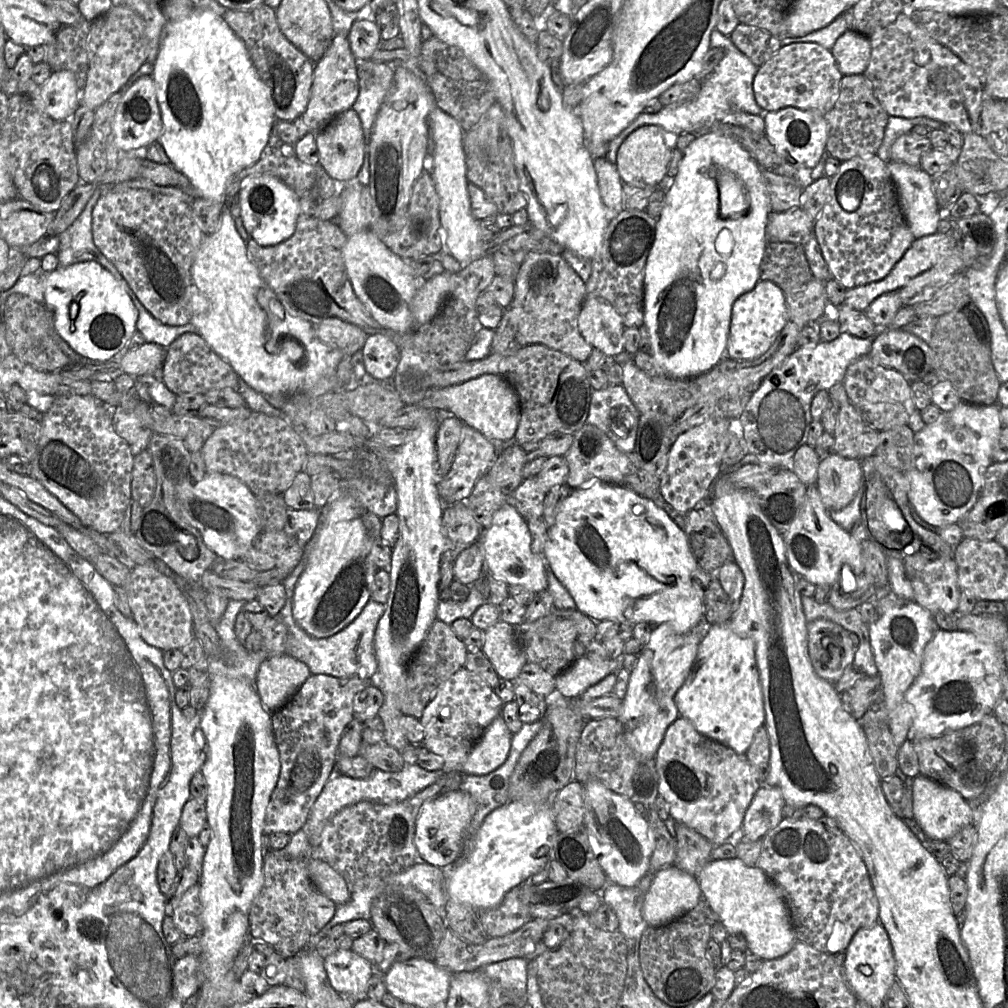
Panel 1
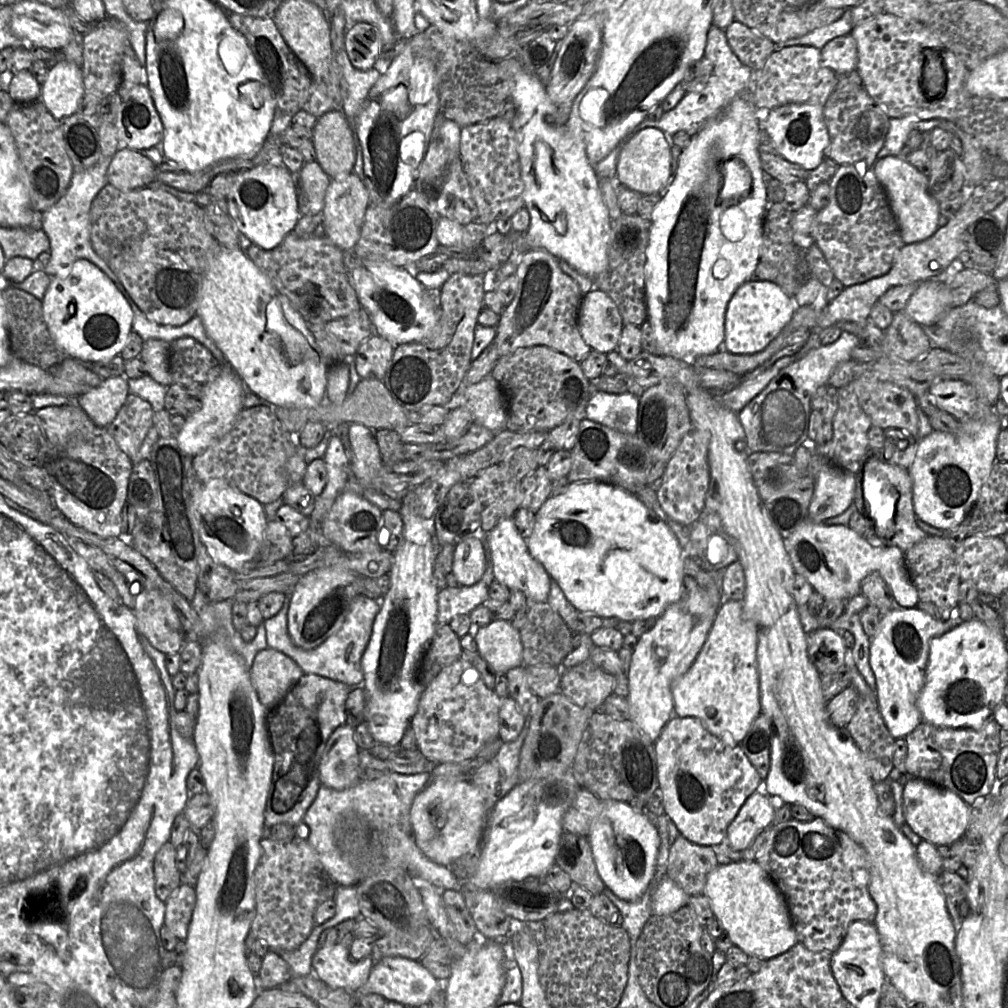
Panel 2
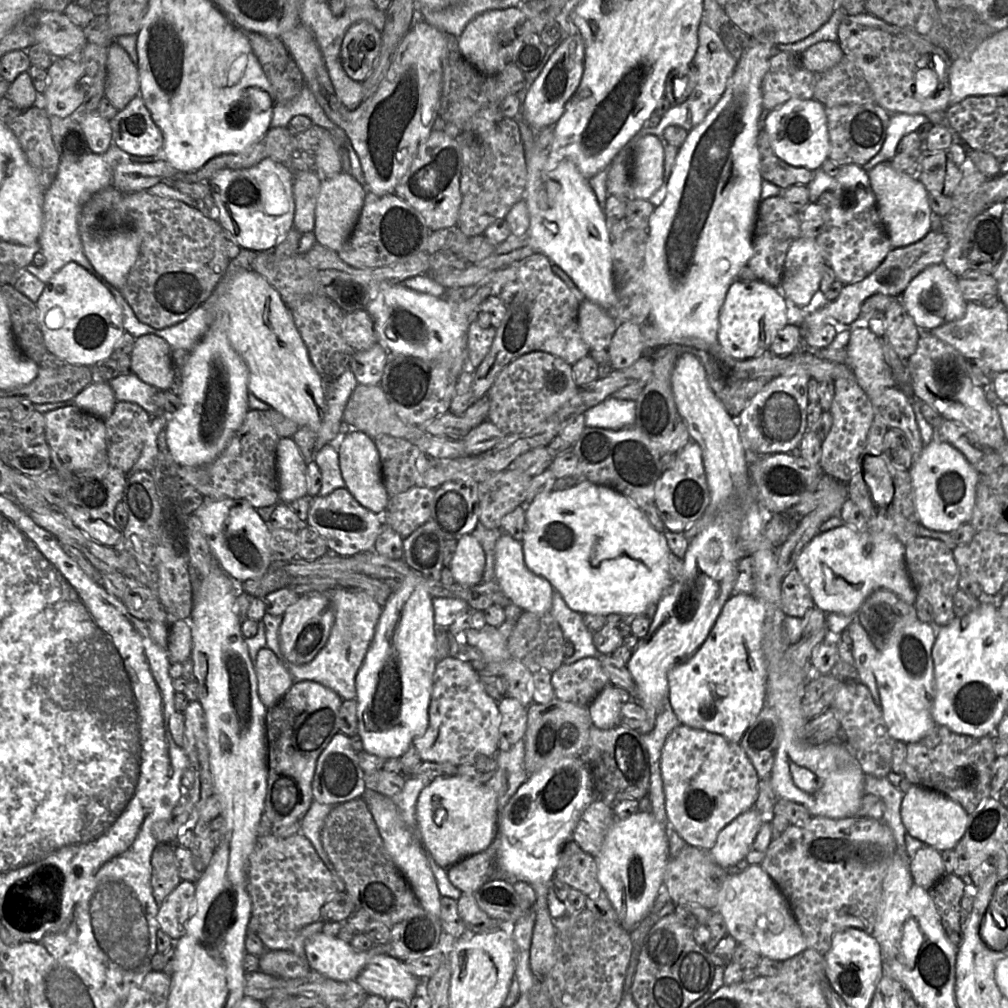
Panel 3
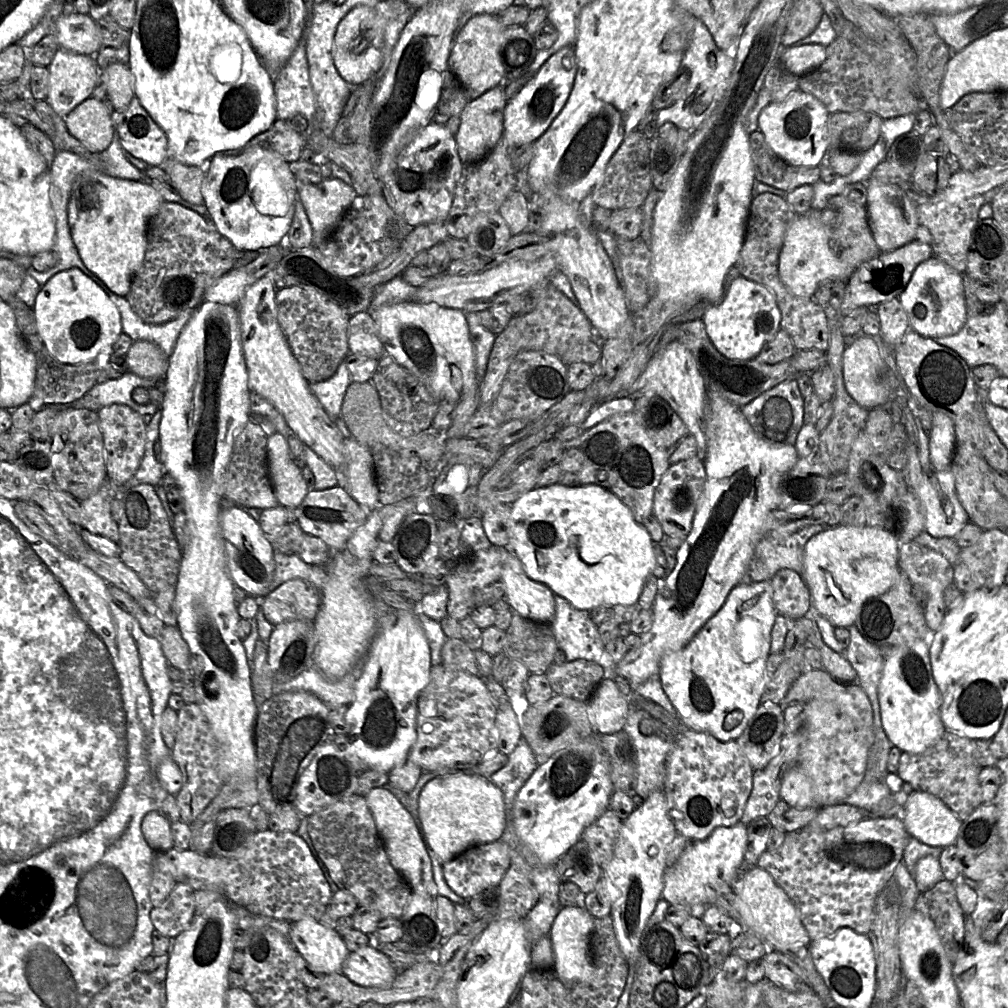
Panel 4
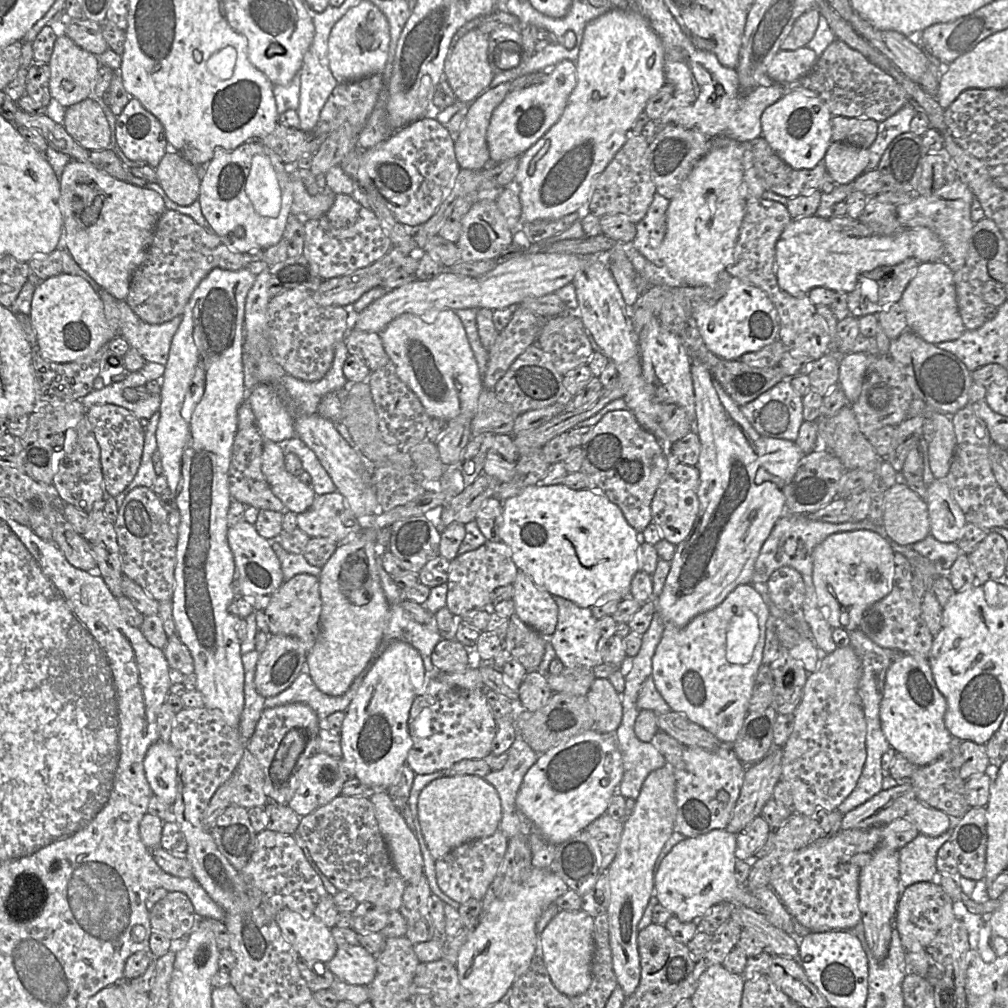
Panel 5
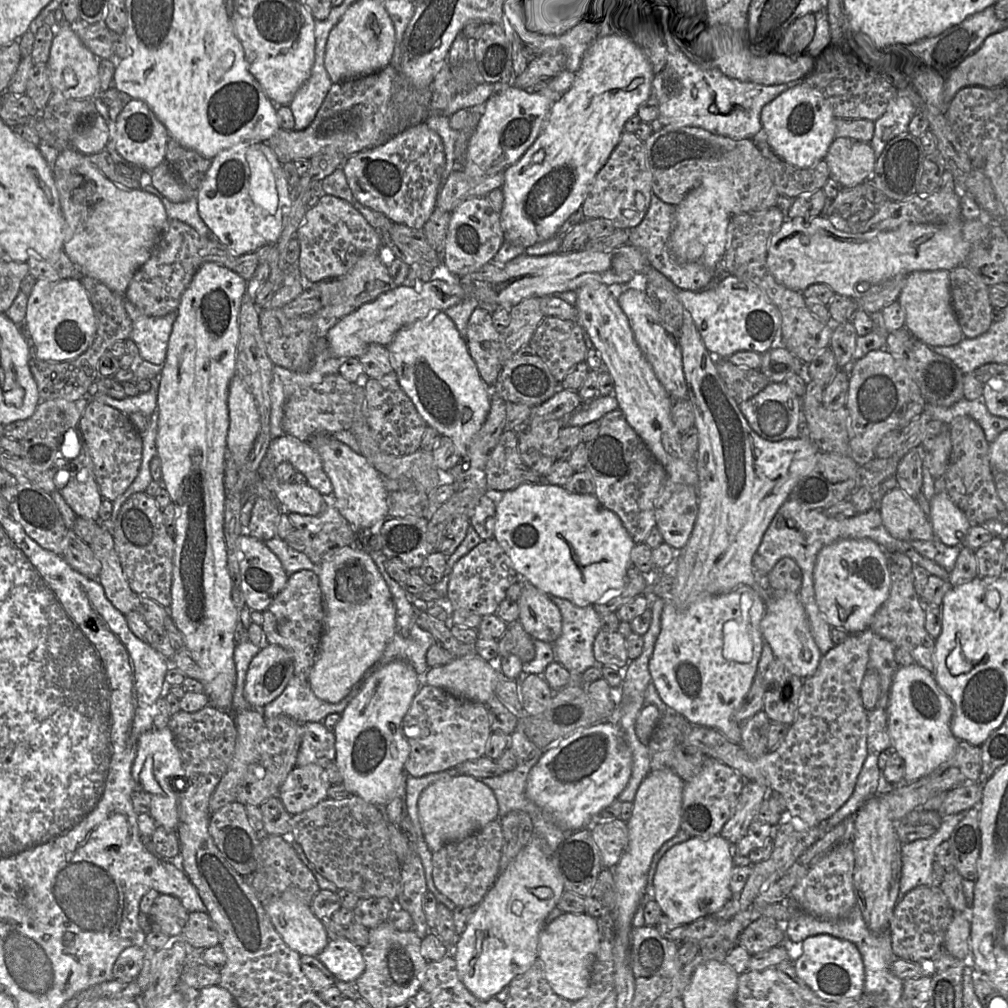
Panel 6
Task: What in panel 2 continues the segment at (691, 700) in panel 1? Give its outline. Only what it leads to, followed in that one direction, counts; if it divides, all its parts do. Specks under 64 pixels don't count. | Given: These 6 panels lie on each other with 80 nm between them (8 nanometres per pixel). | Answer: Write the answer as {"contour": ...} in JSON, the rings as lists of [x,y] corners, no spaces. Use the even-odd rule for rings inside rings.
{"contour":[[[725,601],[693,664],[672,683],[674,715],[696,718],[726,744],[740,745],[762,710],[757,646],[757,626],[744,619],[742,601]]]}

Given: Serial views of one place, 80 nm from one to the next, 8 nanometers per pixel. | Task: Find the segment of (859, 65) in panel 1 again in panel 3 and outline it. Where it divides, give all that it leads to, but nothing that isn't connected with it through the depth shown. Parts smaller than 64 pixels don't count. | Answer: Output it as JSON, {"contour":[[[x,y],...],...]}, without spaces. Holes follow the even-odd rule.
{"contour":[[[822,41],[811,45],[799,54],[801,64],[813,73],[828,70],[843,57],[838,41]]]}

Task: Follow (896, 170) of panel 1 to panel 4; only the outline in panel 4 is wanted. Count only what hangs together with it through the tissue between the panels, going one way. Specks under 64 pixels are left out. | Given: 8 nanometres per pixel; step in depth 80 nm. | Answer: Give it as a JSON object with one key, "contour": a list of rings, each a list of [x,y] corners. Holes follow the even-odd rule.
{"contour":[[[869,178],[866,181],[866,188],[867,220],[880,252],[895,250],[913,241],[919,226],[917,204],[907,196],[904,187]]]}

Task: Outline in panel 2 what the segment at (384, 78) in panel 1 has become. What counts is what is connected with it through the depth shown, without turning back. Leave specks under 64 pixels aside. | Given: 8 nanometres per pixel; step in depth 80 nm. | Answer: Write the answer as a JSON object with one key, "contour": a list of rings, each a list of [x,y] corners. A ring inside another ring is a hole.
{"contour":[[[342,49],[337,61],[343,70],[343,100],[341,111],[346,118],[355,125],[355,119],[368,97],[372,87],[377,83],[390,61],[380,54],[374,67],[366,71],[360,71],[352,66],[344,49]]]}

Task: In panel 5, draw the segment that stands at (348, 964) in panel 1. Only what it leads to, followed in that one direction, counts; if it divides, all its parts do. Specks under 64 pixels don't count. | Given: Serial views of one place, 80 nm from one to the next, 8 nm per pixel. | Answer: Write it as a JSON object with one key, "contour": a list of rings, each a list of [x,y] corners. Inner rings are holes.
{"contour":[[[282,909],[274,919],[300,957],[327,964],[335,956],[338,946],[331,928],[314,915],[304,917],[295,911]]]}

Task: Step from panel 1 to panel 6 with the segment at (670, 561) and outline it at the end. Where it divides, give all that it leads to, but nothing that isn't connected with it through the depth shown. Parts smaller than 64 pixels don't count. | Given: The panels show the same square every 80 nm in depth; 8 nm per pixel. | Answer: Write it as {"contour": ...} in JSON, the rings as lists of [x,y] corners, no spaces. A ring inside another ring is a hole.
{"contour":[[[524,483],[515,489],[504,492],[501,501],[496,505],[494,539],[497,540],[509,556],[516,572],[522,575],[523,578],[543,592],[567,599],[579,607],[593,605],[604,593],[611,589],[620,589],[625,585],[627,569],[632,565],[630,558],[631,550],[635,546],[635,542],[624,527],[619,516],[612,510],[604,507],[595,494],[572,493],[567,491],[564,486],[548,483]]]}

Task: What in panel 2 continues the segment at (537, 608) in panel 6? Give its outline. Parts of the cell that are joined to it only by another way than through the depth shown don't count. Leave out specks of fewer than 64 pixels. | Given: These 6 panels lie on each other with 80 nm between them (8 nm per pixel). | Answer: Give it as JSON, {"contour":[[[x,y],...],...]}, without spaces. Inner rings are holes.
{"contour":[[[512,517],[501,520],[488,533],[495,579],[510,590],[521,590],[530,602],[546,602],[551,588],[551,577],[545,567],[529,553],[527,540],[518,531]]]}

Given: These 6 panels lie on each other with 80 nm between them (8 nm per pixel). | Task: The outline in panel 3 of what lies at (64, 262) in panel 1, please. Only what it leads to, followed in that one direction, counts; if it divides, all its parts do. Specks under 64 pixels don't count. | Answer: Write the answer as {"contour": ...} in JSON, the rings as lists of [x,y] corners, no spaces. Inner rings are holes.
{"contour":[[[113,139],[105,153],[91,152],[77,160],[61,159],[56,177],[43,199],[43,221],[38,243],[45,255],[45,264],[37,267],[32,262],[25,268],[26,271],[46,284],[66,264],[76,262],[103,283],[105,279],[93,268],[83,251],[80,215],[94,195],[113,185],[113,171],[118,162],[131,161],[128,153],[120,149]]]}

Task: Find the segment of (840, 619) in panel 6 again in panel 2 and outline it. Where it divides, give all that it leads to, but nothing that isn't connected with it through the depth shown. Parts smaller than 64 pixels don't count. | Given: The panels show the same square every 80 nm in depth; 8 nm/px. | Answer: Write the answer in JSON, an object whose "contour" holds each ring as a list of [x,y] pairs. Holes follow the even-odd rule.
{"contour":[[[805,518],[794,532],[784,540],[784,544],[795,572],[803,575],[813,589],[825,599],[850,599],[860,594],[863,580],[869,574],[878,572],[892,591],[898,606],[915,608],[920,601],[917,589],[906,568],[905,553],[896,546],[872,547],[865,538],[859,536],[847,525],[828,526],[824,523],[813,523]]]}

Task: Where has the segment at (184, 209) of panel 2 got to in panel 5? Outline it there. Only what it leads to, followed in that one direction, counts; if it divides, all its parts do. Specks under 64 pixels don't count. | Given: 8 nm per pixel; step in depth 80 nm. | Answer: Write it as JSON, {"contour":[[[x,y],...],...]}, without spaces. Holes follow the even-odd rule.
{"contour":[[[166,209],[158,219],[151,245],[141,265],[134,271],[126,301],[134,313],[149,324],[162,324],[183,314],[192,293],[203,278],[214,268],[237,271],[245,268],[242,253],[232,251],[210,229],[197,224],[190,216]]]}

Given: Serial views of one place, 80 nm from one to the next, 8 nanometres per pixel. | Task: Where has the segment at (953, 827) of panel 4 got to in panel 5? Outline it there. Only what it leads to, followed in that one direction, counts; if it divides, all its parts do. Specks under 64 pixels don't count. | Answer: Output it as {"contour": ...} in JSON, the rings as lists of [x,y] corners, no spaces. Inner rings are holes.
{"contour":[[[918,802],[906,815],[920,834],[936,837],[946,832],[951,824],[950,816],[936,808]]]}

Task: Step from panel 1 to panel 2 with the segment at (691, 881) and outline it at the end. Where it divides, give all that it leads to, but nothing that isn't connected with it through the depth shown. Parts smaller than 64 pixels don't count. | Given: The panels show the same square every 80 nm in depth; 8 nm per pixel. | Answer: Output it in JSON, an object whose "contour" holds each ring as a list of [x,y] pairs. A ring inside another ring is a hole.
{"contour":[[[664,876],[652,894],[652,914],[662,916],[674,913],[687,906],[690,898],[677,883]]]}

